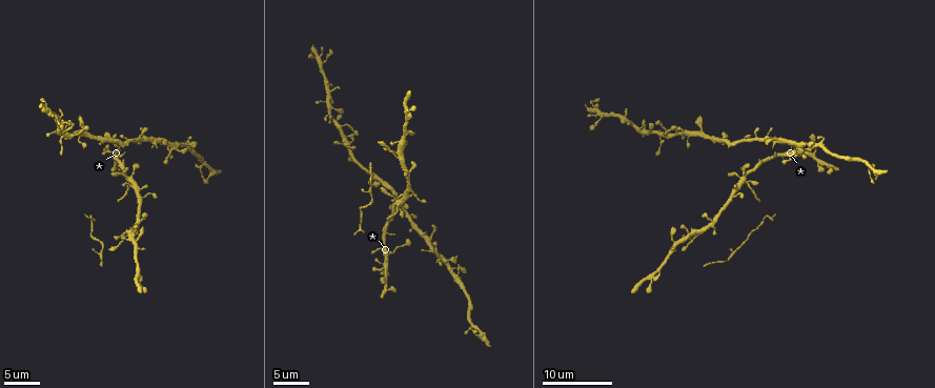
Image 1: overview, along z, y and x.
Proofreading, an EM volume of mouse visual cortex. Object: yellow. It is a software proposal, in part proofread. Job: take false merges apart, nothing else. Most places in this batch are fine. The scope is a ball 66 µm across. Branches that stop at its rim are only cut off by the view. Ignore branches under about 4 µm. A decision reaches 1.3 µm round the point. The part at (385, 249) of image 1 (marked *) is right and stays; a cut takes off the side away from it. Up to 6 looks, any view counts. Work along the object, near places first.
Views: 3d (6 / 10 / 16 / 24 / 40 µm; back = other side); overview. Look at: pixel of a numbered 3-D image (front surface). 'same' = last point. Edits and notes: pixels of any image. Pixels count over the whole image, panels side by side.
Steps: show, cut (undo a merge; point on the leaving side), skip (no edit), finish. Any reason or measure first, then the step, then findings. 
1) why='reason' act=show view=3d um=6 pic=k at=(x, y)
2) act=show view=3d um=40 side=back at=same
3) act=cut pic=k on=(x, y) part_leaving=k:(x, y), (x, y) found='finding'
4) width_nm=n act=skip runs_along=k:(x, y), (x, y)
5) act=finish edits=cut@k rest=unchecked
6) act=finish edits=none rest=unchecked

why='looks like a crossing' act=show view=3d um=24 pic=1 at=(747, 180)

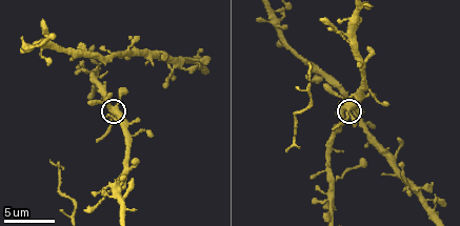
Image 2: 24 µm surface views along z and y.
why='closer look' act=show view=3d um=10 pic=2 at=(113, 114)

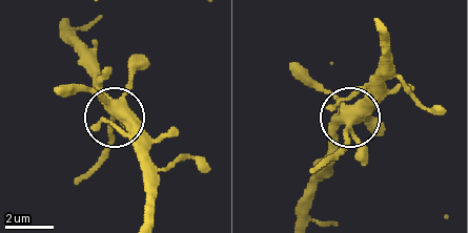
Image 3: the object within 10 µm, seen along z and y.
why='zoom in' act=show view=3d um=6 pic=3 at=(114, 114)

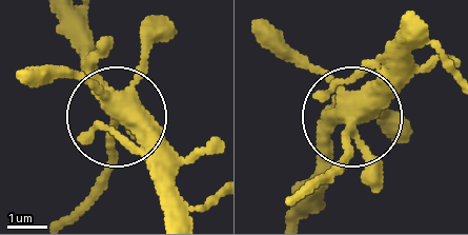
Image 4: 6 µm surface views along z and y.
act=skip found='one neuron here'

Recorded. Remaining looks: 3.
why='arms run side by side' act=show view=3d um=6 pic=2 at=(112, 186)

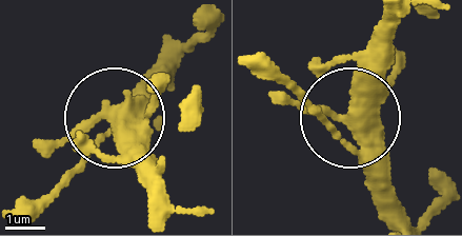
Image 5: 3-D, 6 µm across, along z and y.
width_nm=410 act=skip runs_along=5:(169, 59), (116, 116), (119, 153), (156, 200) found='all the same neuron'

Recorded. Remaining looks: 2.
why='two arms in line, one across' act=show view=3d um=6 pic=2 at=(384, 147)

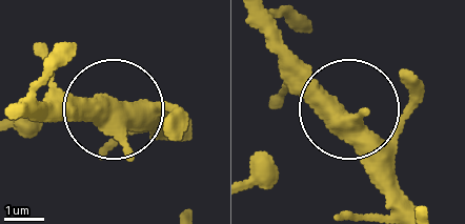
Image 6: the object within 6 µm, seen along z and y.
act=skip found='all the same neuron'

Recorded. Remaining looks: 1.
act=finish edits=none rest=unchecked

